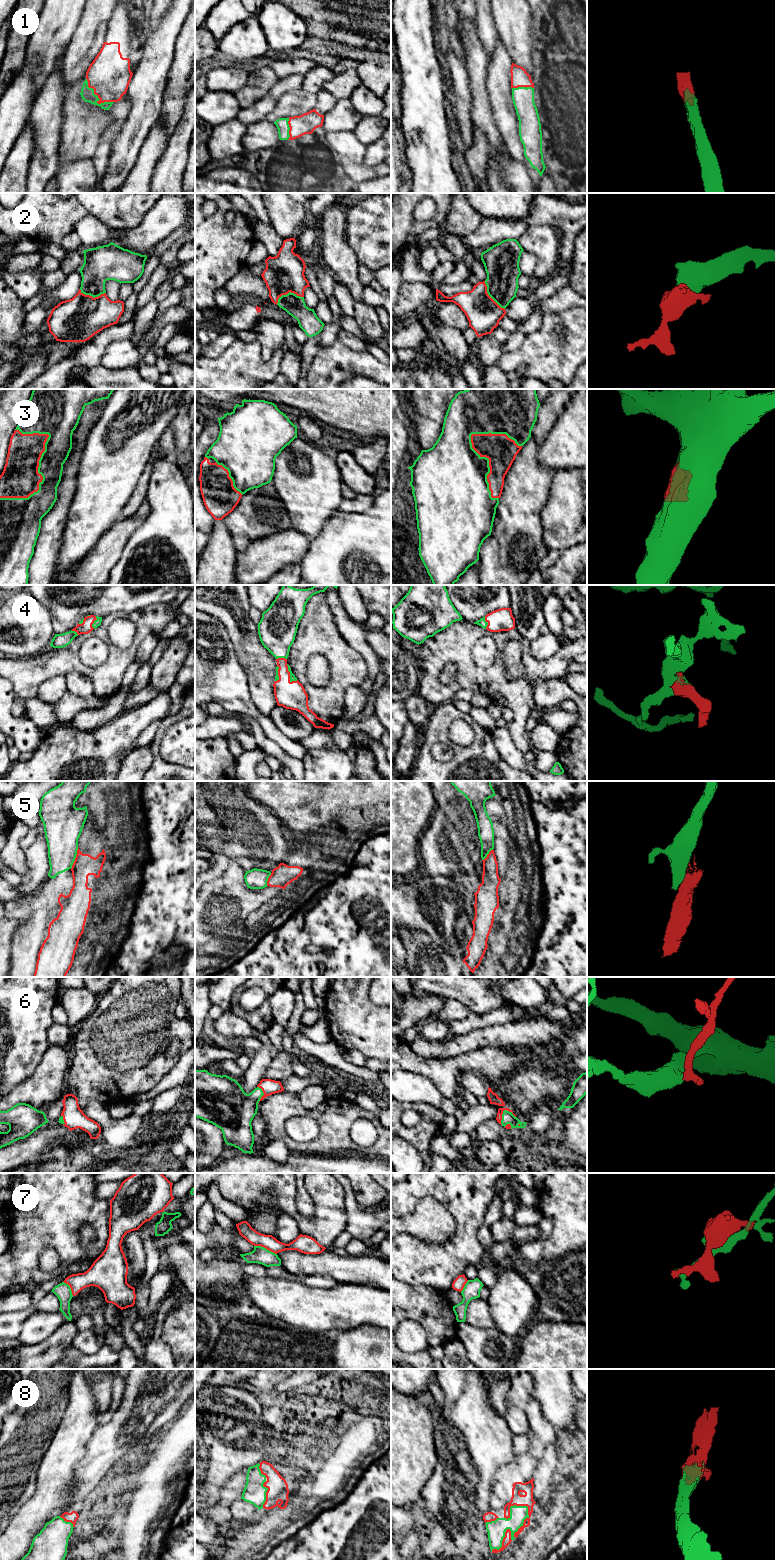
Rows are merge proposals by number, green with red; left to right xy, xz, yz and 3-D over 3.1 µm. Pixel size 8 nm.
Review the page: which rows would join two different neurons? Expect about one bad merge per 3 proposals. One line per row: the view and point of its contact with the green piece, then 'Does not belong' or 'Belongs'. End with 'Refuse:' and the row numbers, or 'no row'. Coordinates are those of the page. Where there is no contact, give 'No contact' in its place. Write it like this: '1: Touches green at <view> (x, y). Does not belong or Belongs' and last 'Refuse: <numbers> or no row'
1: Touches green at xy (97, 97). Belongs
2: Touches green at xz (289, 292). Belongs
3: Touches green at xy (42, 480). Belongs
4: Touches green at xz (290, 675). Belongs
5: Touches green at xy (75, 857). Does not belong
6: Touches green at yz (502, 1114). Belongs
7: Touches green at xz (265, 1248). Does not belong
8: Touches green at yz (523, 1521). Belongs
Refuse: 5, 7

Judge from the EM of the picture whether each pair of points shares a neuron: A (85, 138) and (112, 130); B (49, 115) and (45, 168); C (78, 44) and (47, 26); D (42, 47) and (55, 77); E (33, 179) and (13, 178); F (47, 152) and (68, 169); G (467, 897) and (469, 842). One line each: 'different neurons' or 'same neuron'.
A: different neurons
B: same neuron
C: different neurons
D: different neurons
E: different neurons
F: different neurons
G: different neurons

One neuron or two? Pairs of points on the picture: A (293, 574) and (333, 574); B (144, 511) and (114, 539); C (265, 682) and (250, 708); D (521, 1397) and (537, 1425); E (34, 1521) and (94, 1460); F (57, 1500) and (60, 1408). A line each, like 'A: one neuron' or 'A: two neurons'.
A: two neurons
B: one neuron
C: two neurons
D: two neurons
E: two neurons
F: two neurons

